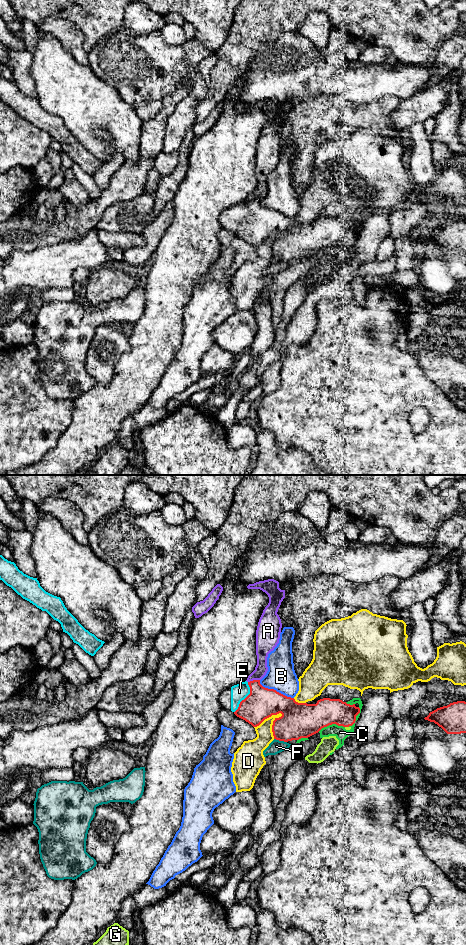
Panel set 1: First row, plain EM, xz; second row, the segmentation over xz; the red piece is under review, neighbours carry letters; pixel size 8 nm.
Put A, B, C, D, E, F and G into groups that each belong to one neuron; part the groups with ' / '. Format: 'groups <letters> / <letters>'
groups A / B / C / D / E / F / G

